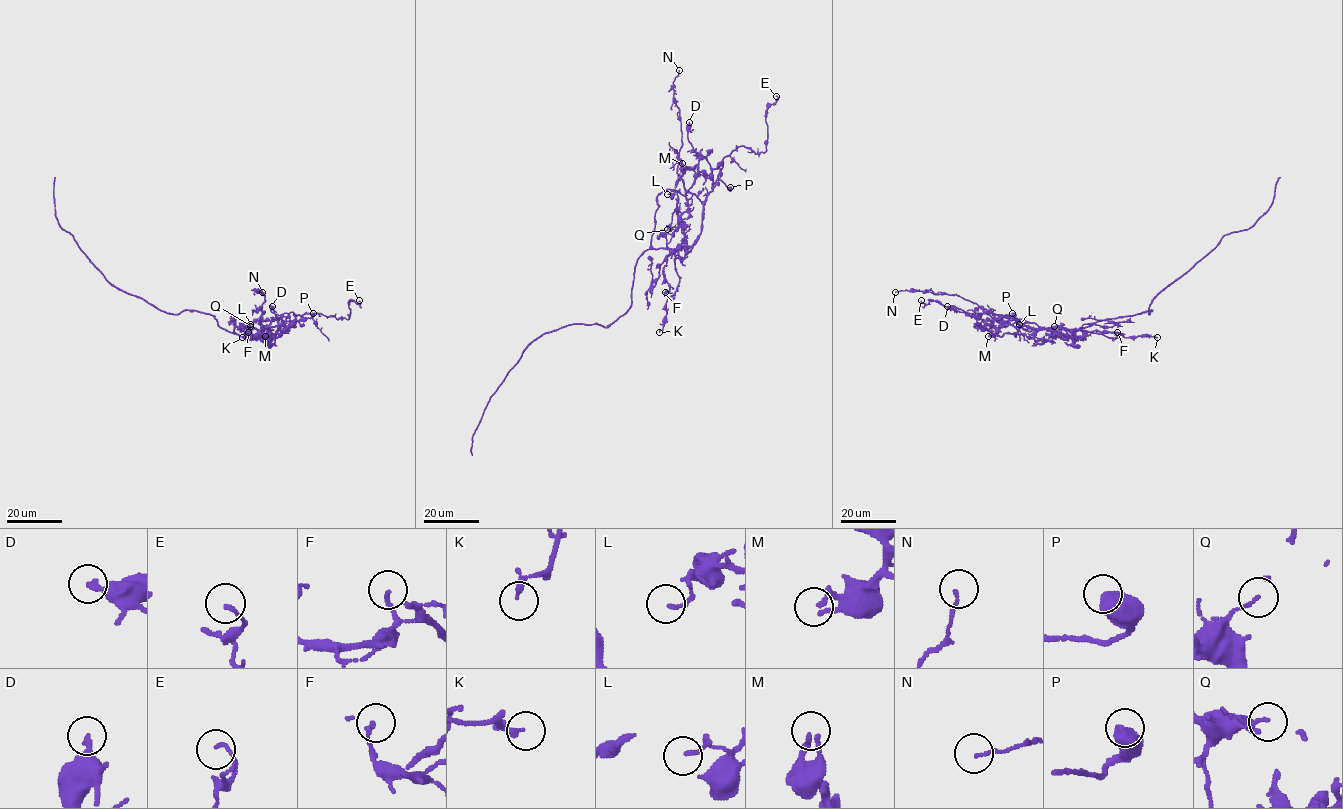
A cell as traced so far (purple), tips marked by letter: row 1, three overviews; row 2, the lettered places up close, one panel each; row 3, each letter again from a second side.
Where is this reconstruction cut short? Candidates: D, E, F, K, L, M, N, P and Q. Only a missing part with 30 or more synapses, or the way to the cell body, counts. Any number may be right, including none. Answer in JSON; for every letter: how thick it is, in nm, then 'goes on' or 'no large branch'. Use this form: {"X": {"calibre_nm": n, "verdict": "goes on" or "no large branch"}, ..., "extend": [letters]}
{"D": {"calibre_nm": 240, "verdict": "no large branch"}, "E": {"calibre_nm": 130, "verdict": "no large branch"}, "F": {"calibre_nm": 140, "verdict": "no large branch"}, "K": {"calibre_nm": 240, "verdict": "no large branch"}, "L": {"calibre_nm": 120, "verdict": "no large branch"}, "M": {"calibre_nm": 220, "verdict": "no large branch"}, "N": {"calibre_nm": 120, "verdict": "no large branch"}, "P": {"calibre_nm": 600, "verdict": "no large branch"}, "Q": {"calibre_nm": 130, "verdict": "no large branch"}, "extend": []}

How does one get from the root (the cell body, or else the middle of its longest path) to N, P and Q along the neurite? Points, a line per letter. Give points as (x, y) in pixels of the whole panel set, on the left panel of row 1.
N: (214, 318), (231, 332), (237, 326), (254, 336), (268, 334), (260, 322), (265, 300), (256, 290), (262, 292)
P: (214, 318), (221, 327), (240, 336), (257, 336), (268, 330), (277, 336), (296, 316), (310, 318), (313, 313)
Q: (214, 318), (221, 327), (240, 336), (254, 336), (259, 331), (247, 327), (250, 326)

